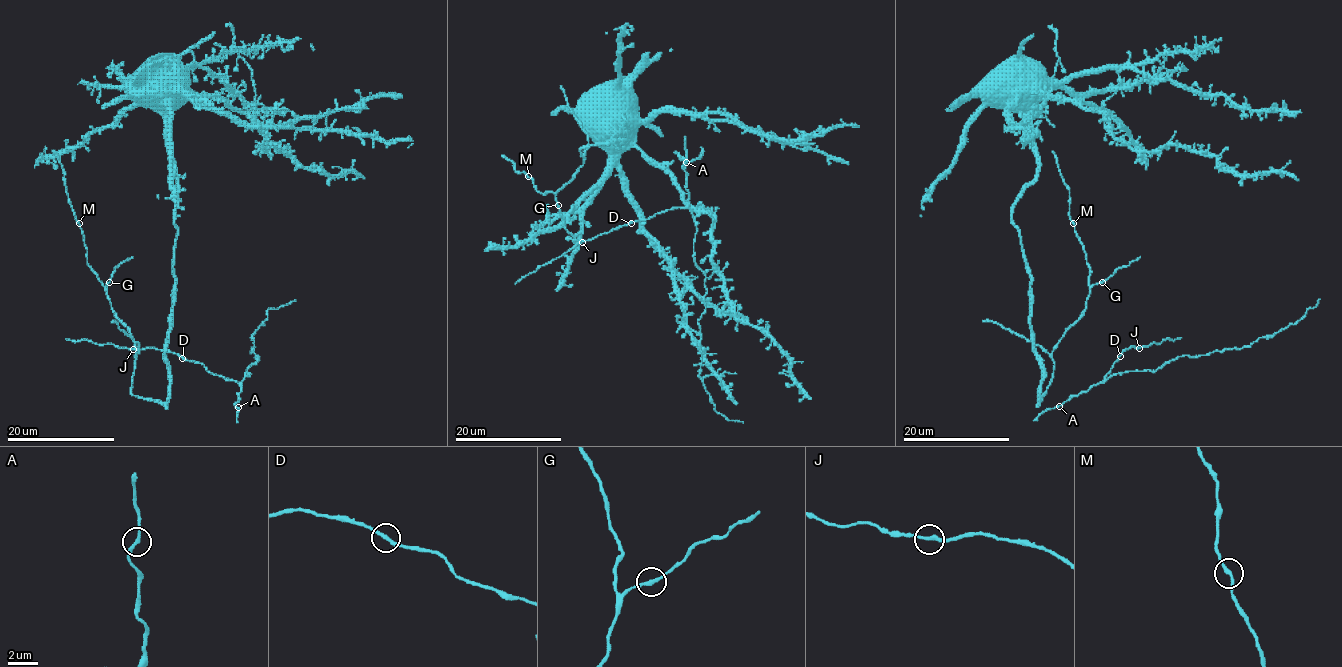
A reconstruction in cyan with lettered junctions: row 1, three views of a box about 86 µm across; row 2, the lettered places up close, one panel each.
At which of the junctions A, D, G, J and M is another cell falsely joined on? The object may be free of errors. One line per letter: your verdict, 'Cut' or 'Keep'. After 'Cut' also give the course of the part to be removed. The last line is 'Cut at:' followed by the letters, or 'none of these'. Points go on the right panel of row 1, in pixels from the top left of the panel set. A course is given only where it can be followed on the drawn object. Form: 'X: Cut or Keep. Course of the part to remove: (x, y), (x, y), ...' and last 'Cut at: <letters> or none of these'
A: Keep
D: Keep
G: Keep
J: Keep
M: Keep
Cut at: none of these

